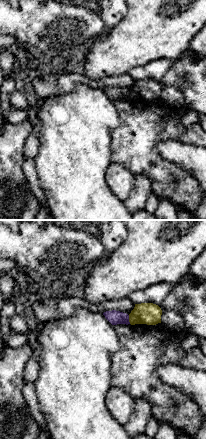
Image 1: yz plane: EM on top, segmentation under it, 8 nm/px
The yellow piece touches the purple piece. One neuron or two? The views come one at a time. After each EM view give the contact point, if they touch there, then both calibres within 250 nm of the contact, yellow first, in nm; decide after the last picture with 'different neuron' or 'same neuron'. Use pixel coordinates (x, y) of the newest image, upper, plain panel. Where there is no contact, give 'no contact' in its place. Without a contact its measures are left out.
(129, 95) | 180/110 nm

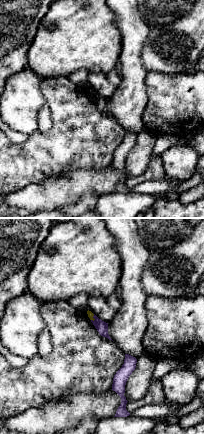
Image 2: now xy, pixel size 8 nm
(93, 94) | 50/100 nm

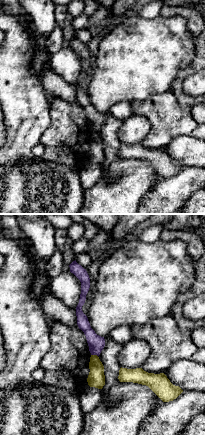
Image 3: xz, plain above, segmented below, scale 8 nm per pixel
(94, 131) | 140/140 nm

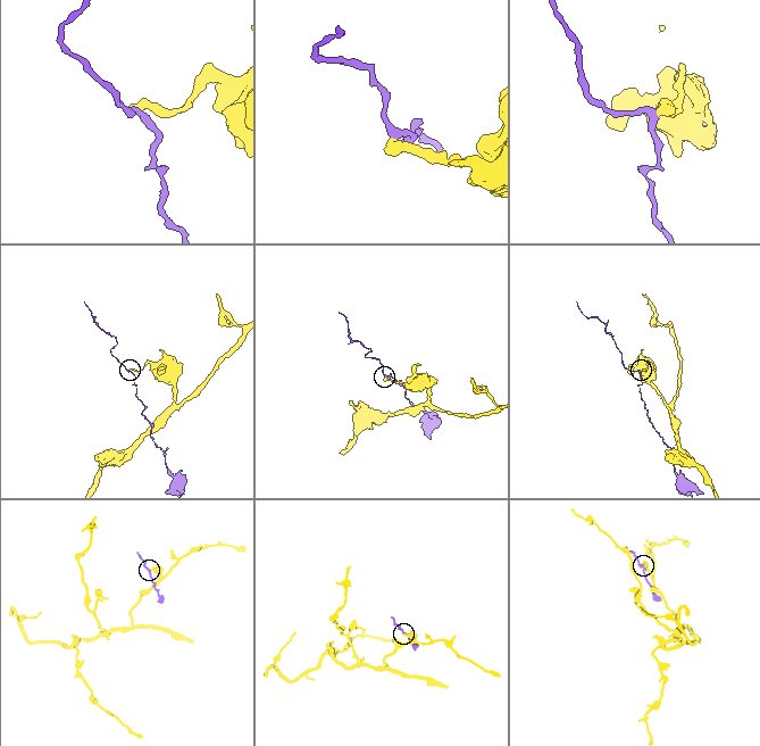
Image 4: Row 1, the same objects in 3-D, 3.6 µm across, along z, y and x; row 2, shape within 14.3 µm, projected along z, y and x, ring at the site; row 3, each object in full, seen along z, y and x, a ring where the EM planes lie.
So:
different neuron

